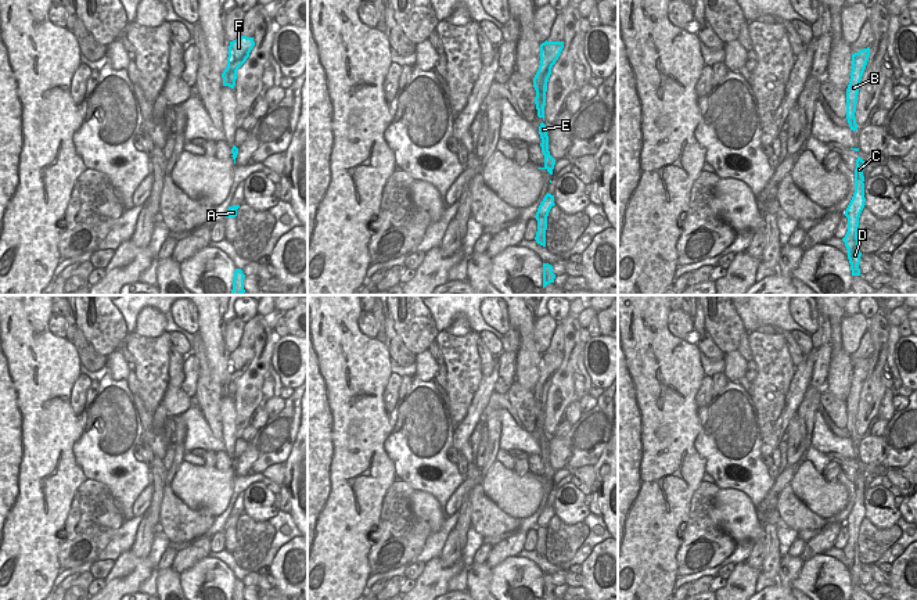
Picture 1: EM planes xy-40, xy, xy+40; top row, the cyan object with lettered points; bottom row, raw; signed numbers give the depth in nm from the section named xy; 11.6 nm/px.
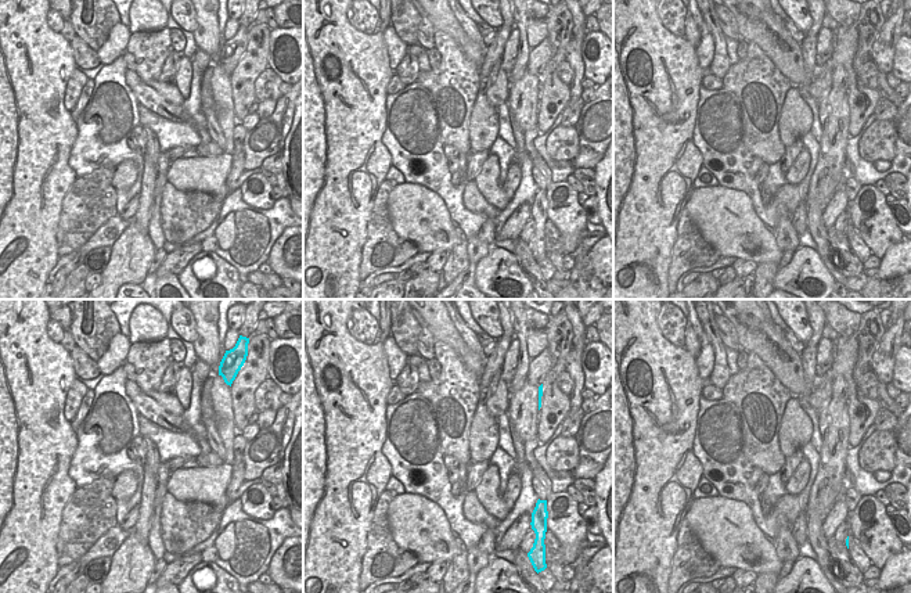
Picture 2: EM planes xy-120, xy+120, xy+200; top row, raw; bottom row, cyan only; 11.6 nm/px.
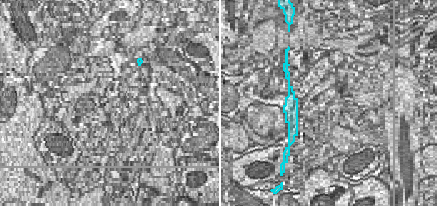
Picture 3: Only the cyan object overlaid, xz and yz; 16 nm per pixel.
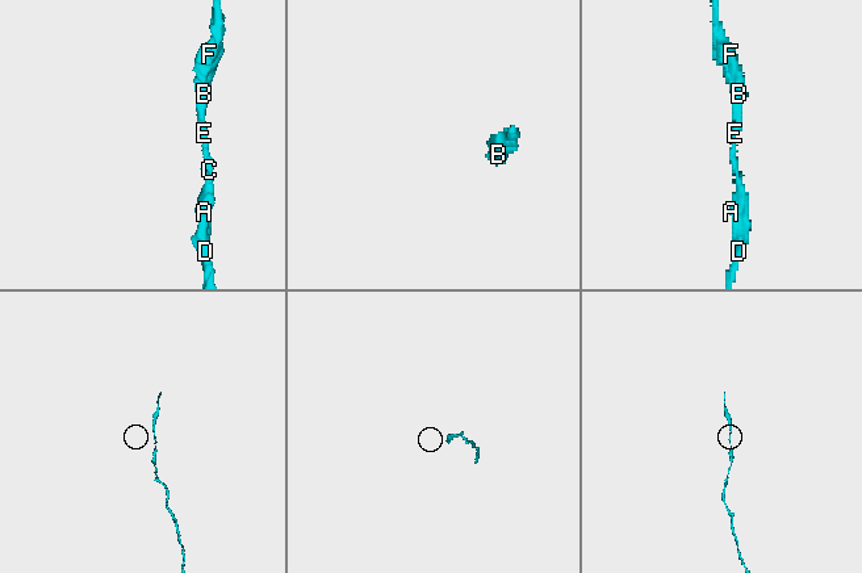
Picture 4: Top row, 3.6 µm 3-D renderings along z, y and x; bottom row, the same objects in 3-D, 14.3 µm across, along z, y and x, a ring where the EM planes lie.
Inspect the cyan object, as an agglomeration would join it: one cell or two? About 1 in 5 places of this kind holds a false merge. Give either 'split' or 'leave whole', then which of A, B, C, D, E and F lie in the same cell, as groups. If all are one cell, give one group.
leave whole | A B C D E F

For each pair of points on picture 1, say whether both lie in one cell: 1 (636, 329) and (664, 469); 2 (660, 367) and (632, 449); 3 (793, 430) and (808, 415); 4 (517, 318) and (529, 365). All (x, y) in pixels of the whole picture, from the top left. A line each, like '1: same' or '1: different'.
1: same
2: same
3: different
4: same

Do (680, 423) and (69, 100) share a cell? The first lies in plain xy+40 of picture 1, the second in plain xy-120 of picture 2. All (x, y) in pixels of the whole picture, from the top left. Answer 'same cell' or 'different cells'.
different cells

